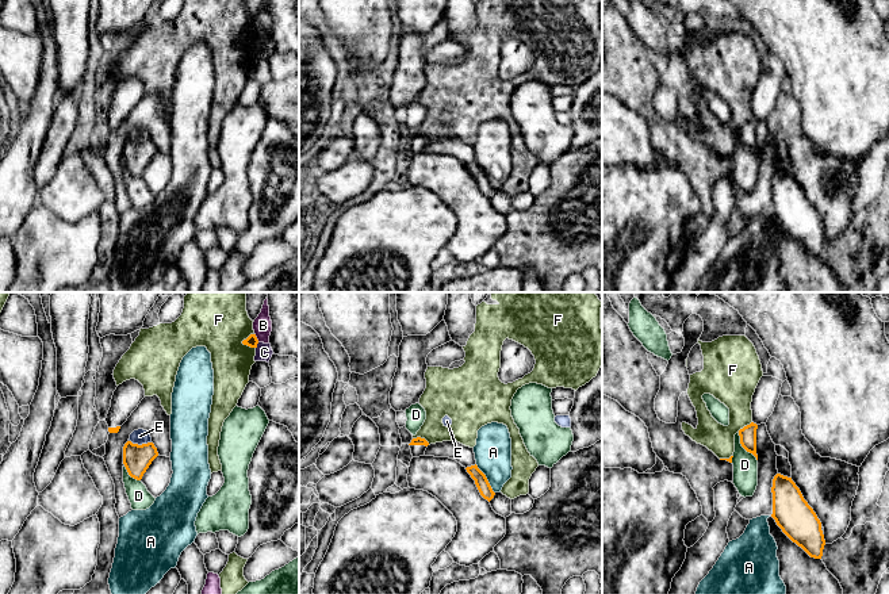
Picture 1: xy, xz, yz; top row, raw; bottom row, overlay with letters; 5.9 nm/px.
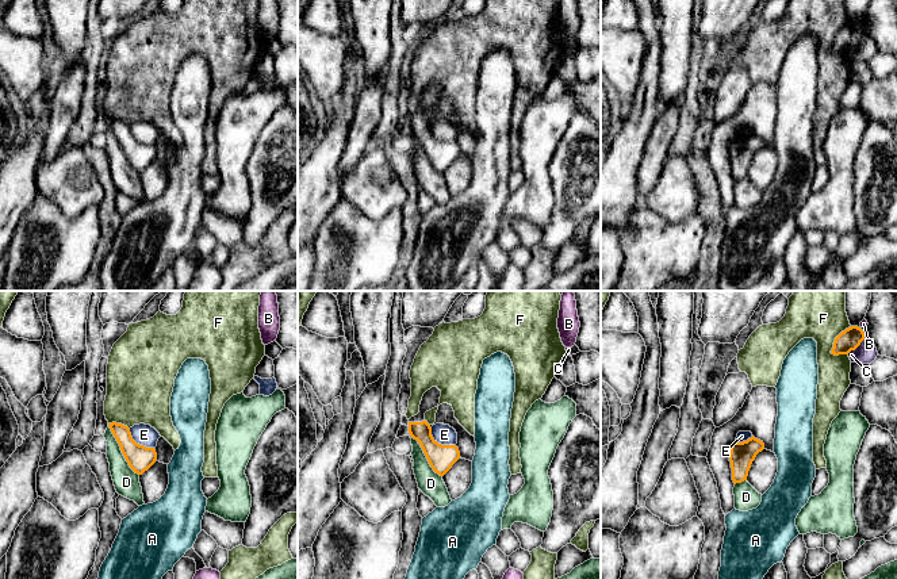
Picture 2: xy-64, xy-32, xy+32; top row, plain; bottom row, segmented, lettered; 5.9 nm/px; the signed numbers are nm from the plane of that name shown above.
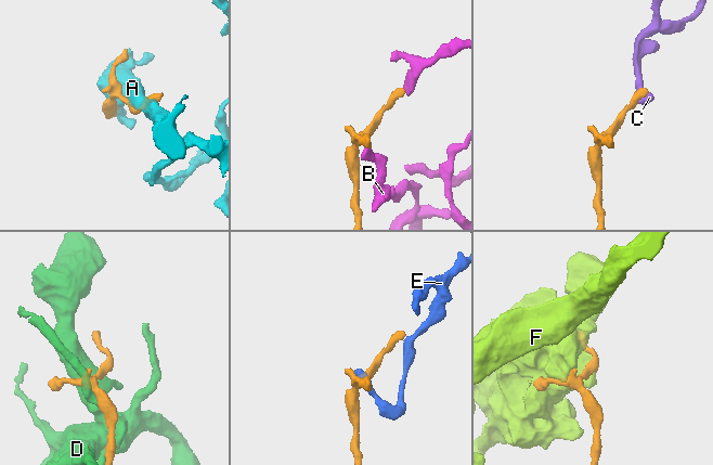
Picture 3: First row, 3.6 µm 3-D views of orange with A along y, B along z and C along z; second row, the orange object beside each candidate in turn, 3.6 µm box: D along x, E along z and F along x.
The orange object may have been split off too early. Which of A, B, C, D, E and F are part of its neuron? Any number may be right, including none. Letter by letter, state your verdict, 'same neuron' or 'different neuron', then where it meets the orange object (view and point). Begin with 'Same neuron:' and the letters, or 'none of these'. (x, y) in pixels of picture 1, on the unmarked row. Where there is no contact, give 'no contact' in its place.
Same neuron: none of these
A: different neuron | xz (486, 176)
B: different neuron | xy (256, 34)
C: different neuron | xy (256, 42)
D: different neuron | yz (744, 145)
E: different neuron | xy (142, 141)
F: different neuron | xy (248, 34)

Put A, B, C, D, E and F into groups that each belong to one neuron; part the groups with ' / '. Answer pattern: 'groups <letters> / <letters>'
groups A / B / C / D / E / F

